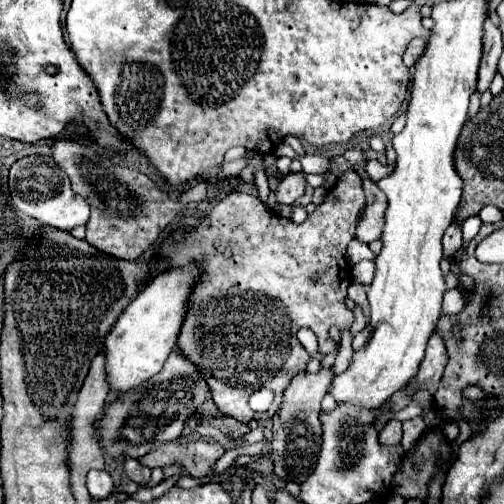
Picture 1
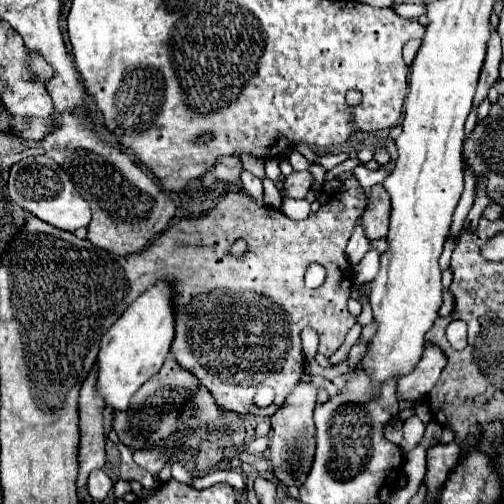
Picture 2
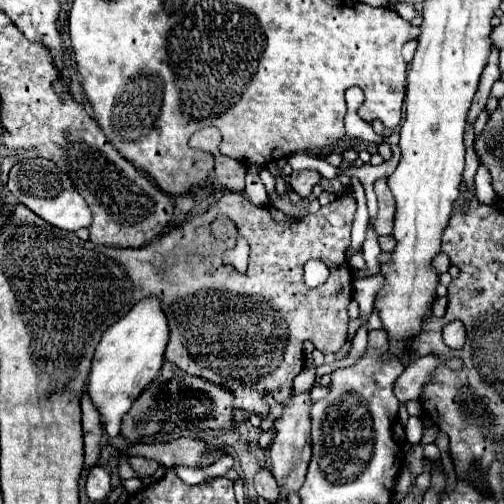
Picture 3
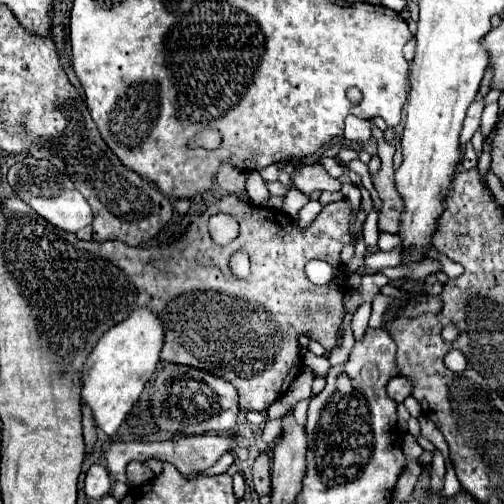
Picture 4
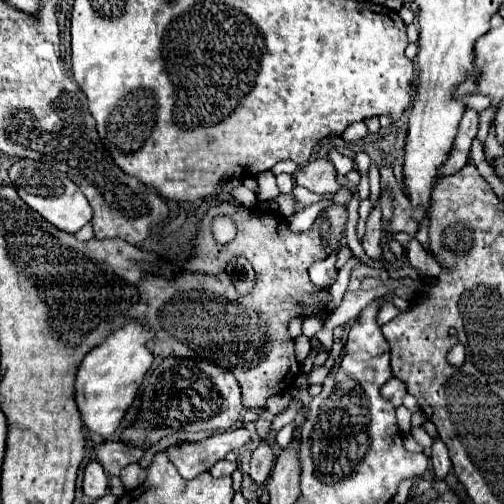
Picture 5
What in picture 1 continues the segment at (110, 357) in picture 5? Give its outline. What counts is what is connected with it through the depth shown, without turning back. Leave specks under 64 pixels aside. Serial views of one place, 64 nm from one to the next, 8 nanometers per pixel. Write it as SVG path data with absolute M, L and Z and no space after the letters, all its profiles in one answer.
M196 264L160 272L144 286L140 296L128 304L128 308L120 314L120 320L116 320L104 338L106 380L116 400L122 400L128 392L162 370L164 360L176 346L180 320L184 320L184 304L188 302L188 292L192 290L192 284L198 280L198 276L200 270Z

